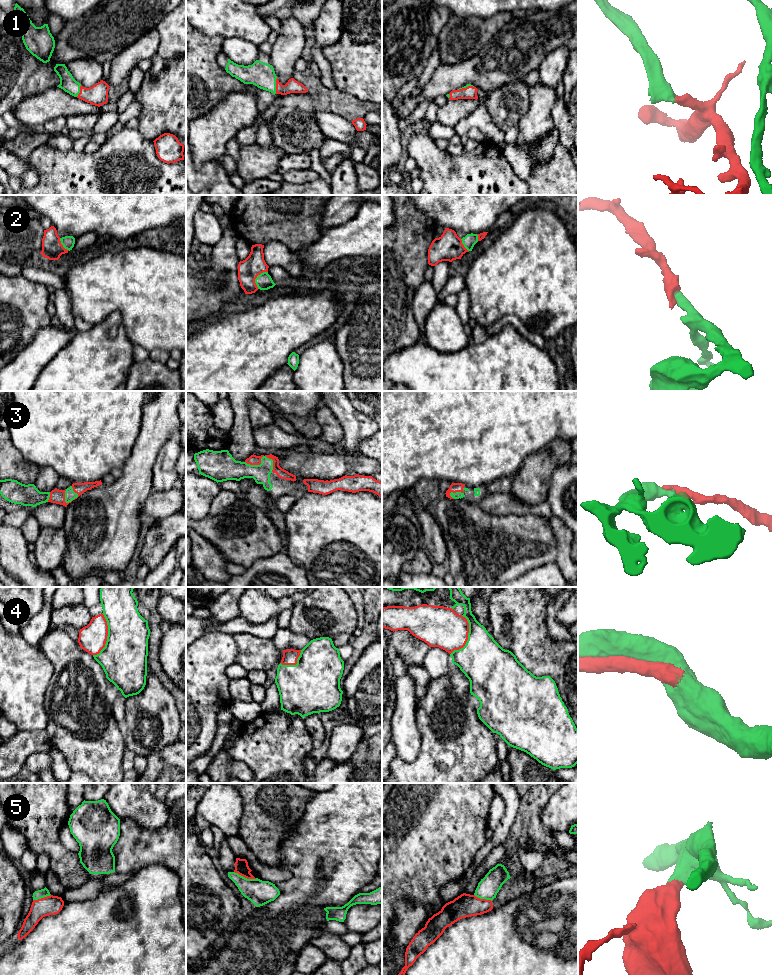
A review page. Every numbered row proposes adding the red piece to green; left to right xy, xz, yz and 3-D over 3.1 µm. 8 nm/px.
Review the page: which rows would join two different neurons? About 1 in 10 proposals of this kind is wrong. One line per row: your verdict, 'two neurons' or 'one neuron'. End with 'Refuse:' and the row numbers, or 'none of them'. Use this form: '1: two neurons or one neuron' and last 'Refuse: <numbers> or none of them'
1: one neuron
2: one neuron
3: one neuron
4: one neuron
5: two neurons
Refuse: 5

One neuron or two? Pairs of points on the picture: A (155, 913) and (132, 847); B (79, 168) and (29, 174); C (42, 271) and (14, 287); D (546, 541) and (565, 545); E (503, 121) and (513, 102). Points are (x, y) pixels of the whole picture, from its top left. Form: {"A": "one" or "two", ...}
{"A": "two", "B": "two", "C": "two", "D": "two", "E": "one"}

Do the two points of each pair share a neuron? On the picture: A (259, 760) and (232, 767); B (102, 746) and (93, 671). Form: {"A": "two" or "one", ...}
{"A": "two", "B": "one"}

